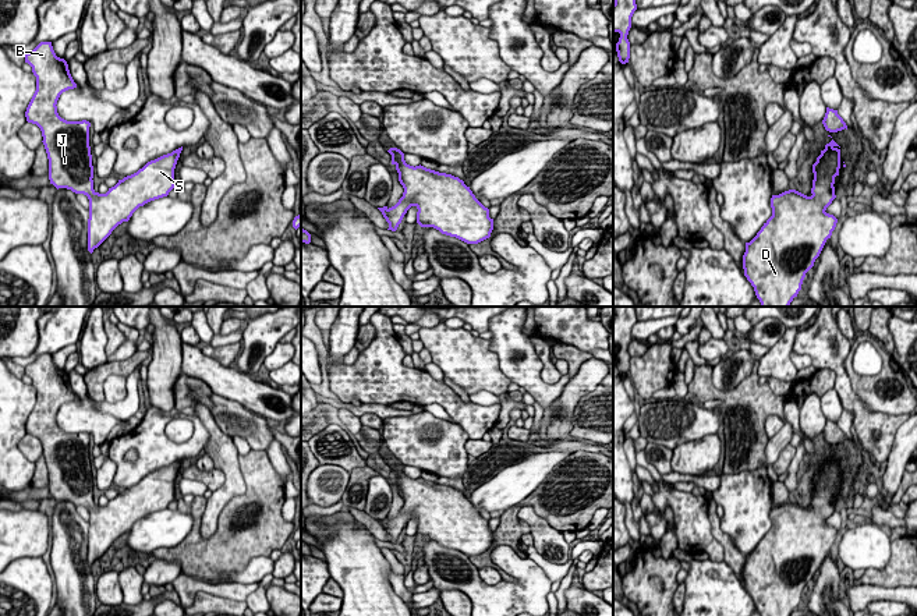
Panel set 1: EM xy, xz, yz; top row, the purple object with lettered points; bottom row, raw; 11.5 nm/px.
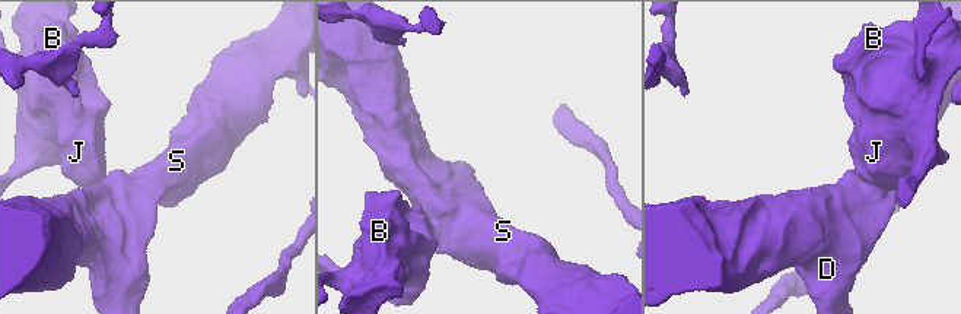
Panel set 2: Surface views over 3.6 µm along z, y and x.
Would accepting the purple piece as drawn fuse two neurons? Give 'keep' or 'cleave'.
keep

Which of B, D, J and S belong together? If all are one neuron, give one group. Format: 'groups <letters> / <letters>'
groups B D J S

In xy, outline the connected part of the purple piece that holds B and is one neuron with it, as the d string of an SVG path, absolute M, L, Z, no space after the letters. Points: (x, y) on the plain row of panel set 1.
M40 354L25 367L25 375L36 389L36 403L25 424L26 433L42 443L50 496L89 511L88 563L92 566L139 518L169 507L176 499L174 481L183 459L148 474L137 485L118 492L106 506L96 505L89 459L91 435L67 433L57 425L60 407L77 400L67 374L56 368L52 354Z

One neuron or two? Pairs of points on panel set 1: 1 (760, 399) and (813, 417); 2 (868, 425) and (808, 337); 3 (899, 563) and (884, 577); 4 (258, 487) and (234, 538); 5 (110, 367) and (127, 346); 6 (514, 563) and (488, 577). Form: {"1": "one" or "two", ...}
{"1": "two", "2": "one", "3": "one", "4": "one", "5": "two", "6": "two"}

